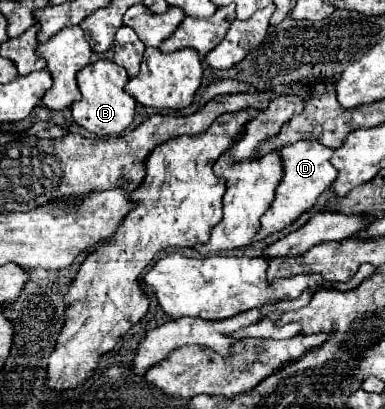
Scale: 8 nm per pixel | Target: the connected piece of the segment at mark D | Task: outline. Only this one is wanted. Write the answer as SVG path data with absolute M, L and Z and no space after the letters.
M299 140L291 146L281 148L285 174L283 174L281 184L275 190L275 200L273 200L271 208L261 218L261 228L253 240L263 240L265 236L269 236L273 232L283 230L293 220L297 220L297 216L301 216L305 210L309 210L315 204L319 194L323 190L327 190L337 178L337 168L331 164L331 156L333 156L333 148L327 148L315 140Z

